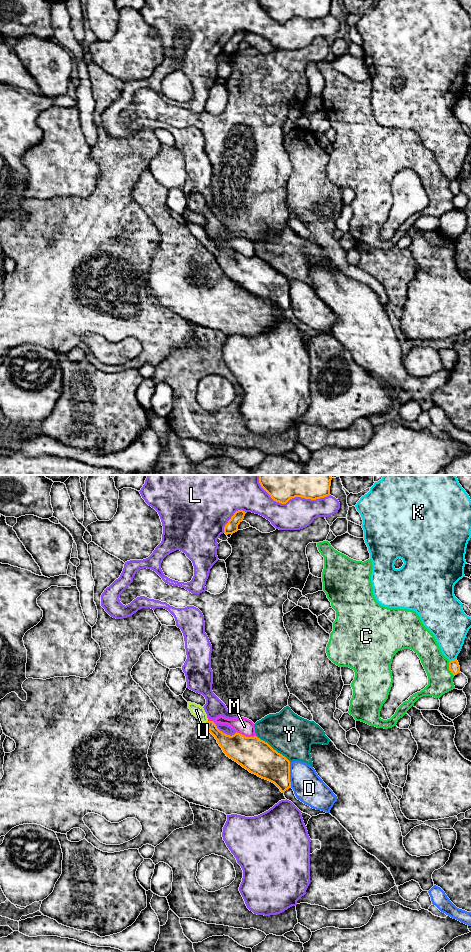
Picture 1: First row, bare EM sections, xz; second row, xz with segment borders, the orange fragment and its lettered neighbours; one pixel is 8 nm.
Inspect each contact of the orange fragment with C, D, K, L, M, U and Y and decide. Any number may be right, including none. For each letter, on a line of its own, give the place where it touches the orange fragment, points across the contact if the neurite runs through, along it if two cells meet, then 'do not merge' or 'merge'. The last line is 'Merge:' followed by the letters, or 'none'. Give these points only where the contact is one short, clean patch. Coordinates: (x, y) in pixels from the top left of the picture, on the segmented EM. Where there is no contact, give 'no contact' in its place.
C: xz (449, 668) | do not merge
D: xz (289, 775) | do not merge
K: xz (452, 660) | do not merge
L: xz (289, 499) | do not merge
M: xz (245, 736) | do not merge
U: xz (206, 722) | across xz (228, 743), (206, 722), (196, 710) | merge
Y: xz (272, 748) | do not merge
Merge: U

